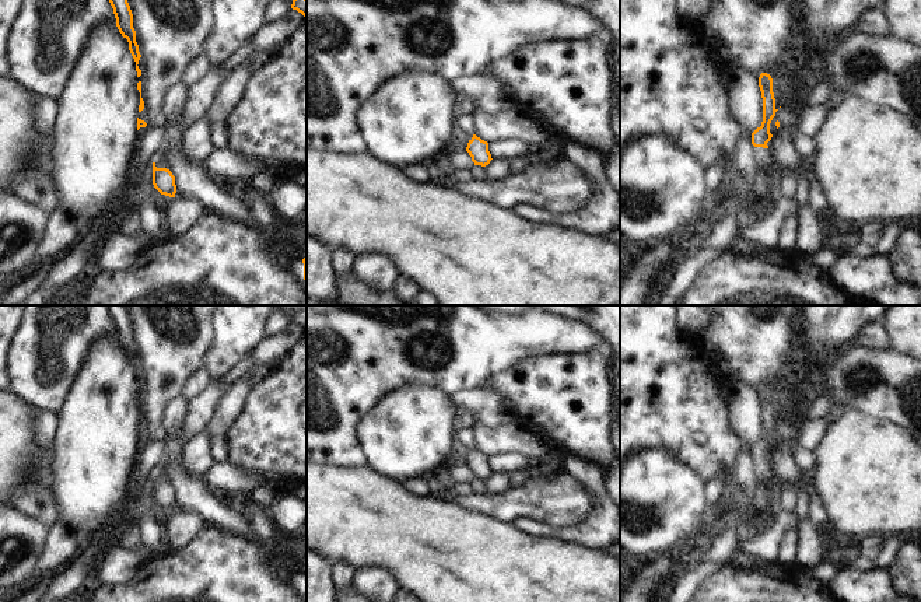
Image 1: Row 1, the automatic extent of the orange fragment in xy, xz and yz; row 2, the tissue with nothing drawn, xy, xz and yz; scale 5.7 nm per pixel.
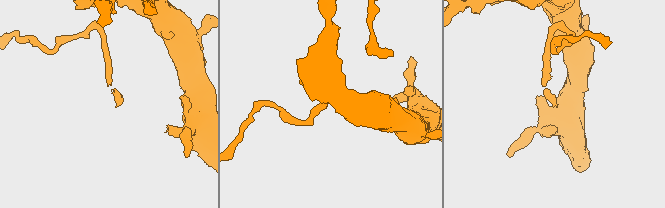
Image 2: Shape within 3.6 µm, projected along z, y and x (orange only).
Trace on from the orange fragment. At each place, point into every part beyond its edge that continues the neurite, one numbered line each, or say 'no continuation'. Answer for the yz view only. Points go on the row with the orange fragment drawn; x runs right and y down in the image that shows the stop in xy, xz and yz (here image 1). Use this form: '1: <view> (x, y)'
no continuation

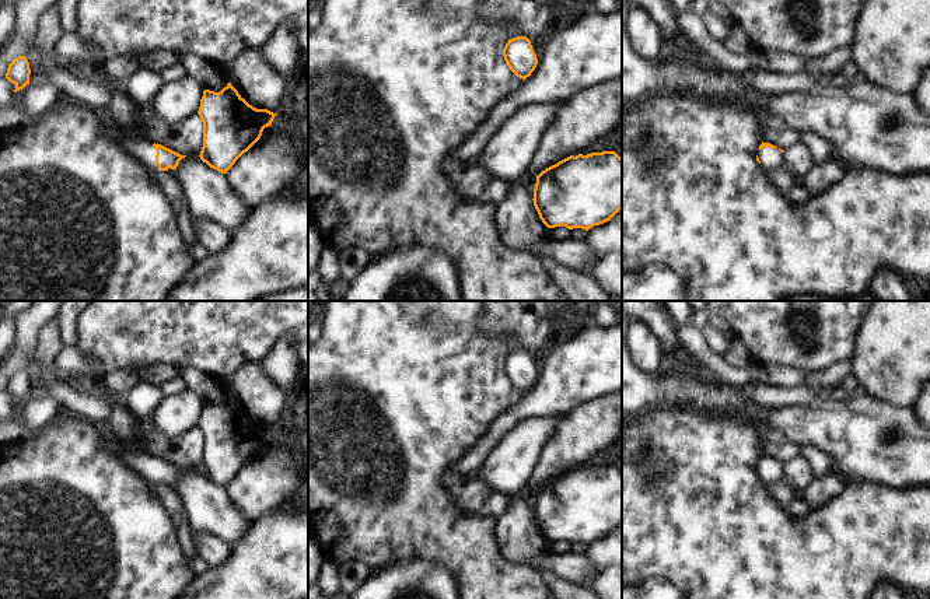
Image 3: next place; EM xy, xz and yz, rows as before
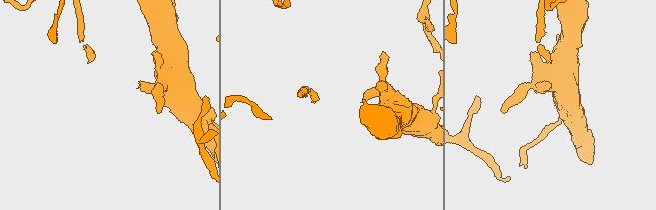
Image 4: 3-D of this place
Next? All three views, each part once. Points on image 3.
1: xy (142, 150)

